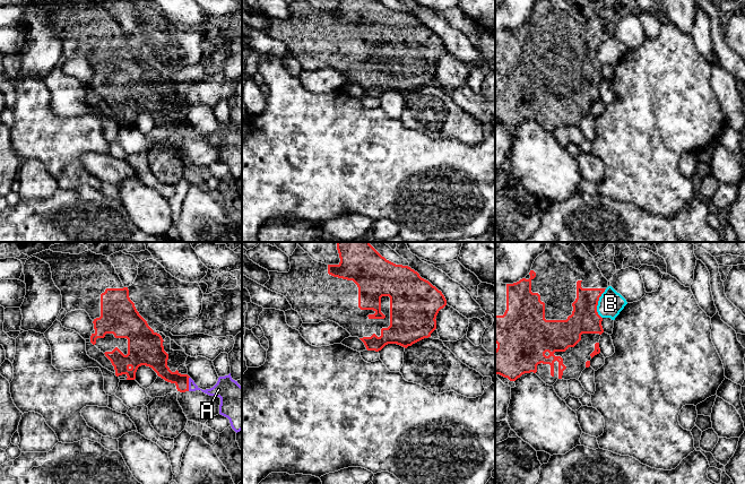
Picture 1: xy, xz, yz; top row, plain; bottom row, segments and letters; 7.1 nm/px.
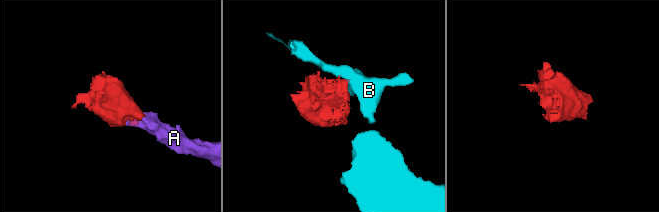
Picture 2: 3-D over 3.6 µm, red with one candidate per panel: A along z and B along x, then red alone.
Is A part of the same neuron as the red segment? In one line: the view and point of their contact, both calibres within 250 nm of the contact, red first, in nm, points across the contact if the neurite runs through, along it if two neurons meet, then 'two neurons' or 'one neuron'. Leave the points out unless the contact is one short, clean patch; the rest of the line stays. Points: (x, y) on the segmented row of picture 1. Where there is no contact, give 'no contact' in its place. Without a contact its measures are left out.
contact xy (188, 383); calibres 110 and 120 nm; way xy (158, 364), (171, 377), (188, 383), (202, 390), (222, 389); one neuron

